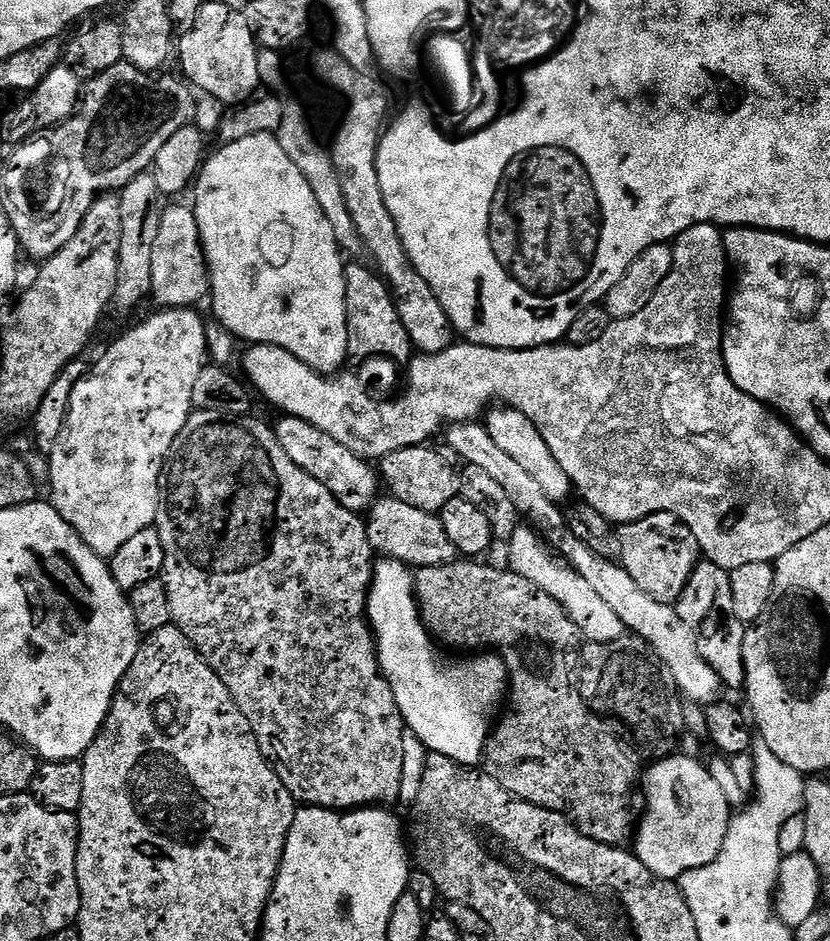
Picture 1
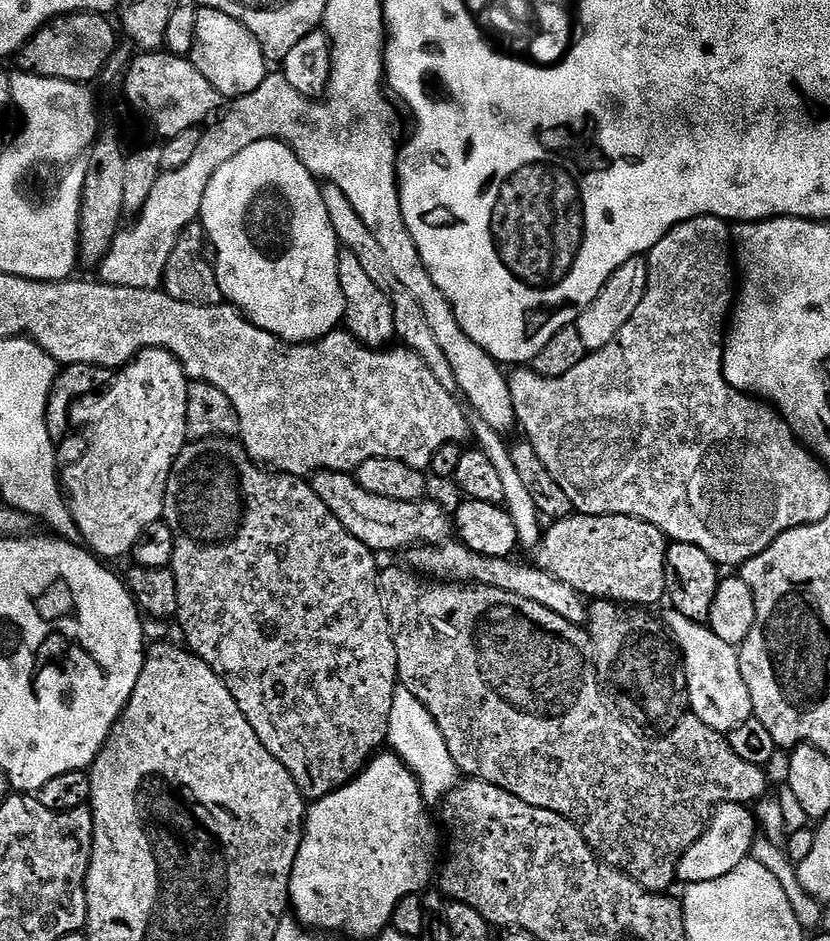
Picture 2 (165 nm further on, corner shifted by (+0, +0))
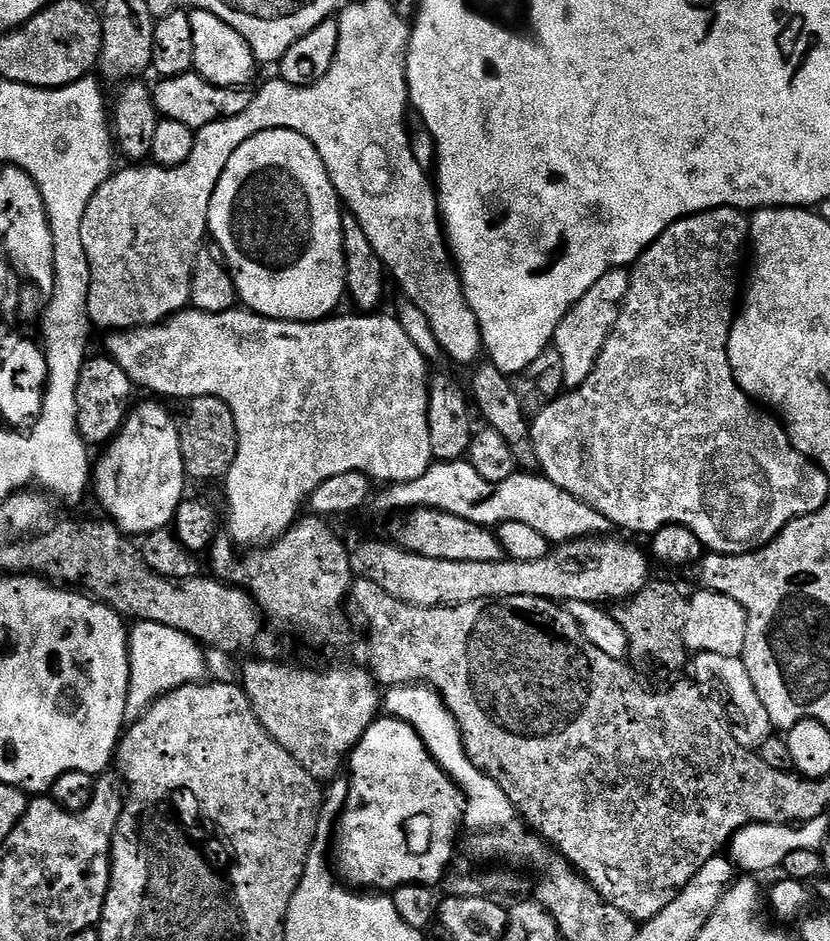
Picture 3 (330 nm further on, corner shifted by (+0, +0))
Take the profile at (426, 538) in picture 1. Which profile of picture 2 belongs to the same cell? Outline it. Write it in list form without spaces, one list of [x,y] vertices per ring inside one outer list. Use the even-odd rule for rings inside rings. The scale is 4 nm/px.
[[[447,541],[442,545],[415,545],[407,551],[407,563],[419,573],[434,578],[456,579],[459,583],[475,584],[479,587],[506,590],[507,593],[517,594],[520,598],[537,602],[548,610],[557,613],[560,618],[566,619],[571,624],[585,625],[588,619],[588,607],[585,599],[572,587],[554,578],[543,568],[534,565],[524,566],[514,563],[513,559],[486,558],[484,555],[475,554],[463,544]]]

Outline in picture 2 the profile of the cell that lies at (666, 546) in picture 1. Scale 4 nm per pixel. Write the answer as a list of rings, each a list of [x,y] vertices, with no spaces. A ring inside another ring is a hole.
[[[573,514],[547,525],[538,547],[539,567],[584,598],[607,598],[629,606],[652,606],[666,596],[666,554],[670,541],[658,526],[633,516],[582,516]]]

